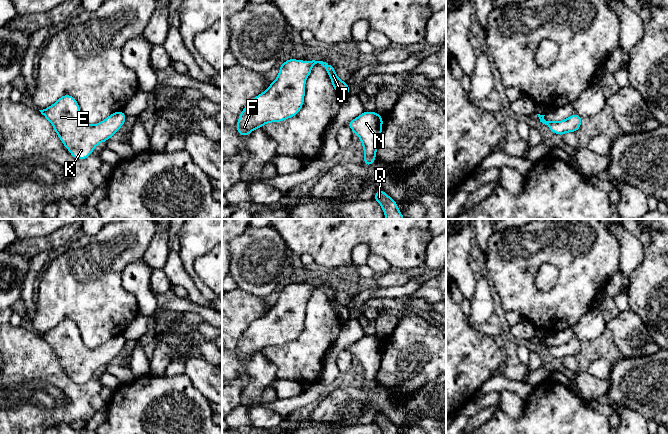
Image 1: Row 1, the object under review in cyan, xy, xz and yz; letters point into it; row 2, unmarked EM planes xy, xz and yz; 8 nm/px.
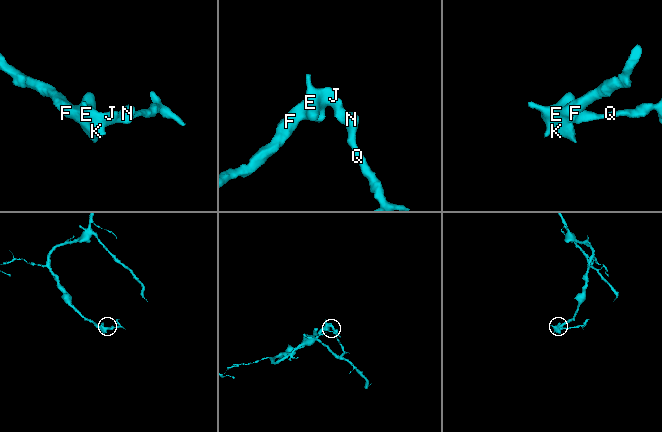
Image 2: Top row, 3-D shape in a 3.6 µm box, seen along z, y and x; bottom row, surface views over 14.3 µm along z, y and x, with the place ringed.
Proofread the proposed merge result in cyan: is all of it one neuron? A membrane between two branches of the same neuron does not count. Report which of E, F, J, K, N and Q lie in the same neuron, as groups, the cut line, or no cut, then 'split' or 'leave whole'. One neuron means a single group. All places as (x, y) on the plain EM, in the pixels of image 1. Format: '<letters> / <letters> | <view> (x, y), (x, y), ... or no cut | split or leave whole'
E F J K N Q | no cut | leave whole

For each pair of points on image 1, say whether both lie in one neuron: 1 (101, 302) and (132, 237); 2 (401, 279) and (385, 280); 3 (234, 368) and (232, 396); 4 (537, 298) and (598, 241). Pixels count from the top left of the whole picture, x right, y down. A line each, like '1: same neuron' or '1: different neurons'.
1: same neuron
2: same neuron
3: different neurons
4: same neuron

